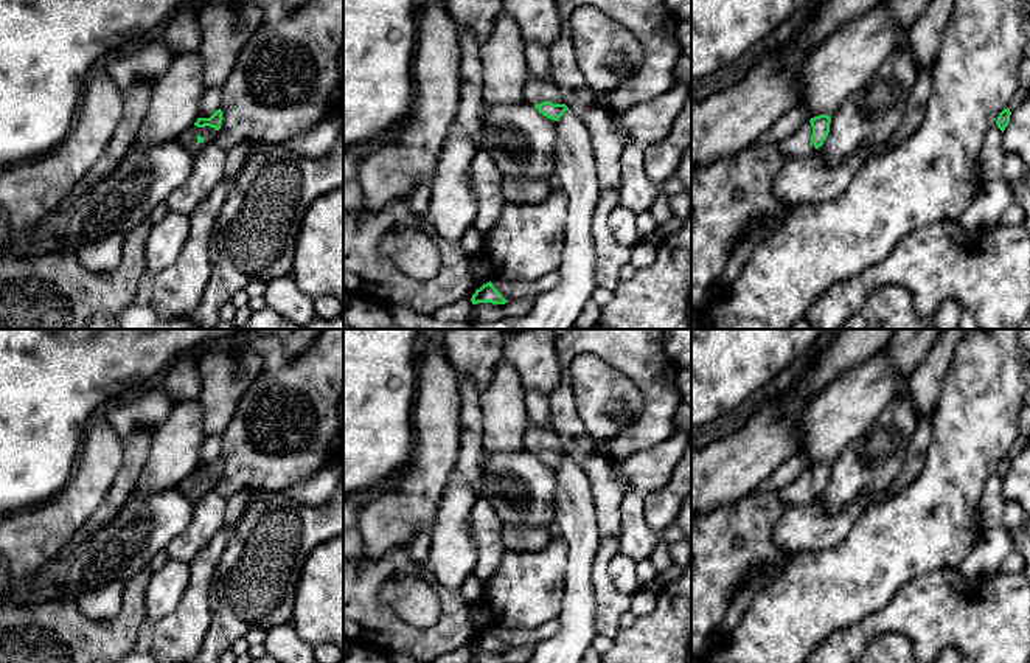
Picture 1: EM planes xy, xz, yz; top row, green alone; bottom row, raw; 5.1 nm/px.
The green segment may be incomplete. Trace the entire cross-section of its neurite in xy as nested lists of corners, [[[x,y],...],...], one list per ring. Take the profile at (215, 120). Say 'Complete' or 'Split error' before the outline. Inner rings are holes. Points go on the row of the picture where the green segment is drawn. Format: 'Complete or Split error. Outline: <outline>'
Split error. Outline: [[[216,110],[210,118],[197,121],[179,135],[179,141],[196,157],[205,144],[211,143],[222,124],[222,110]]]

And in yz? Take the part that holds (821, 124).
Split error. Outline: [[[819,115],[805,121],[792,135],[780,143],[786,160],[814,154],[826,140],[831,116]]]

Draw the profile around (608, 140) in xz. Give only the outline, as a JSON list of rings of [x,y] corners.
[[[592,107],[584,116],[592,137],[600,193],[620,188],[620,157],[631,137],[617,127],[609,115]]]

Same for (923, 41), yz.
[[[929,0],[926,11],[903,36],[900,47],[910,51],[918,71],[935,65],[954,5],[955,0]]]

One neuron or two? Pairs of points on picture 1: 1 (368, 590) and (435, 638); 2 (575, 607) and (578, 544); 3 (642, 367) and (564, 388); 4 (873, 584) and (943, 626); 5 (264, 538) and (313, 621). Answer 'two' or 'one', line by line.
1: one
2: one
3: one
4: two
5: two

